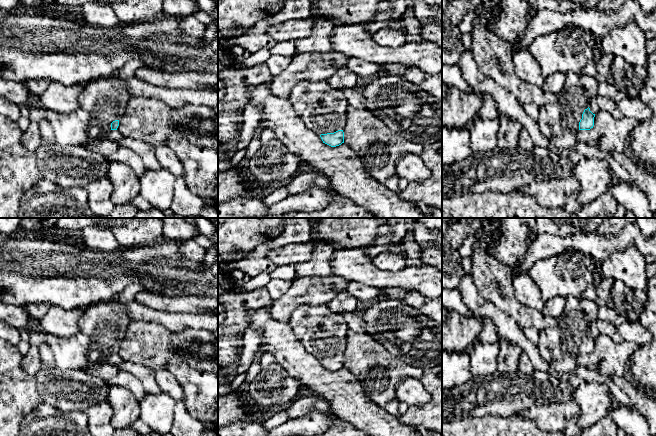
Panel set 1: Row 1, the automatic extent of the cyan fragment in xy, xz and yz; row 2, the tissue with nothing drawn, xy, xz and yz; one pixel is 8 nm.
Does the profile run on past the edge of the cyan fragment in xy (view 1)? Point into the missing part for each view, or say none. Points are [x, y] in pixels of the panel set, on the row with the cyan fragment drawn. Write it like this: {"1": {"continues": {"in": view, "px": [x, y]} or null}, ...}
{"1": {"continues": {"in": "xy", "px": [105, 97]}}}

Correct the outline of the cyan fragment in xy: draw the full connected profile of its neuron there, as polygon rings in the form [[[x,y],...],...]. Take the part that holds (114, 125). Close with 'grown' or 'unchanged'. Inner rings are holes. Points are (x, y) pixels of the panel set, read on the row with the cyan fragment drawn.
[[[131,59],[117,76],[99,76],[85,84],[79,106],[91,115],[86,132],[95,143],[103,141],[105,132],[117,130],[130,97],[127,82],[142,66],[141,59]]]; grown

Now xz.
[[[303,80],[293,86],[289,100],[306,127],[318,134],[323,143],[331,147],[336,147],[344,143],[343,130],[347,123],[346,109],[349,106],[349,102],[341,90],[332,88],[327,81]]]; grown

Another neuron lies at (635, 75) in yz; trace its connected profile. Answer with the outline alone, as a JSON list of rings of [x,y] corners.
[[[616,56],[613,58],[607,81],[624,91],[628,97],[635,98],[639,97],[647,76],[647,63],[642,66],[633,66]]]

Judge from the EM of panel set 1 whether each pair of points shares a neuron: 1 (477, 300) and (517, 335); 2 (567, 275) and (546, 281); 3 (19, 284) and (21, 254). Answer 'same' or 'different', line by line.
1: same
2: same
3: same

